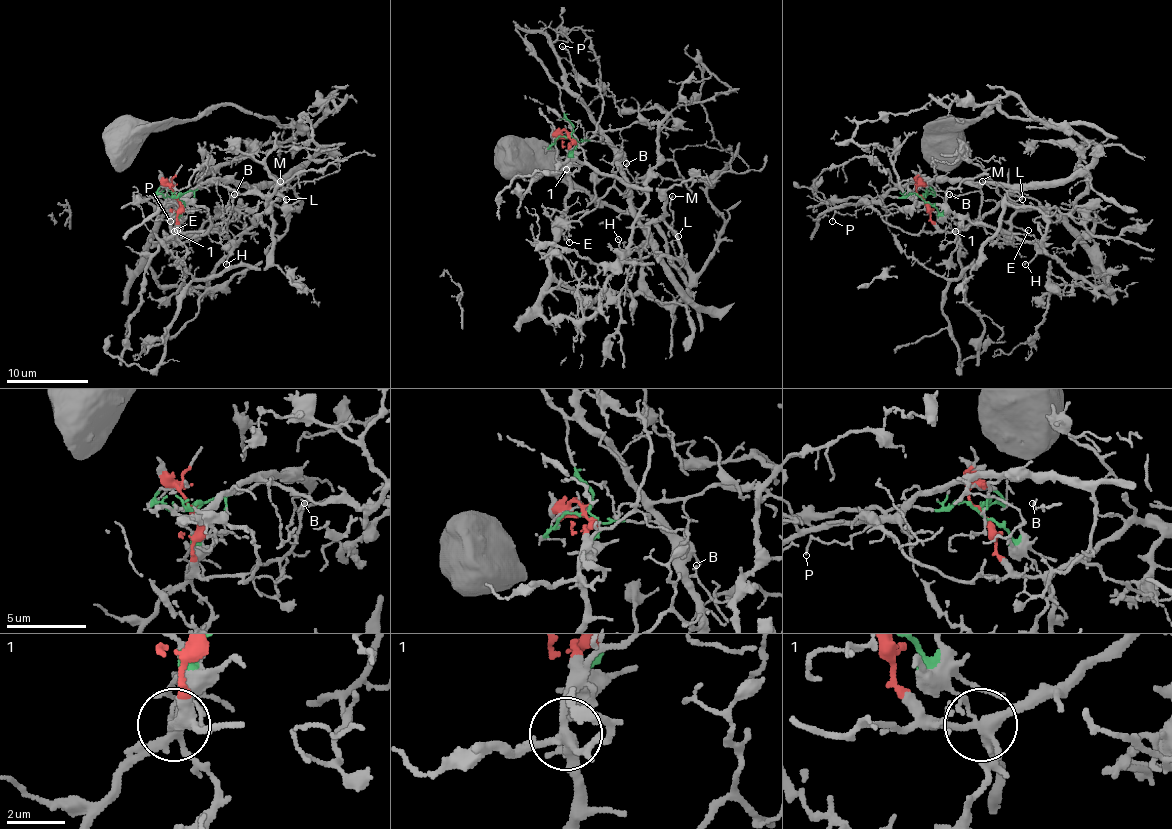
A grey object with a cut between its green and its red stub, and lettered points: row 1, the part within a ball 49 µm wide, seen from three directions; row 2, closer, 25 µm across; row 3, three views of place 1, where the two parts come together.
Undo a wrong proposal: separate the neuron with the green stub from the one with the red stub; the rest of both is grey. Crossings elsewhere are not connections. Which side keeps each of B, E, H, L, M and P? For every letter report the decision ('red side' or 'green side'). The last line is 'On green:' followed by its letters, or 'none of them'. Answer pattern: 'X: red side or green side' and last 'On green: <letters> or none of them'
B: green side
E: red side
H: red side
L: green side
M: green side
P: red side
On green: B, L, M

